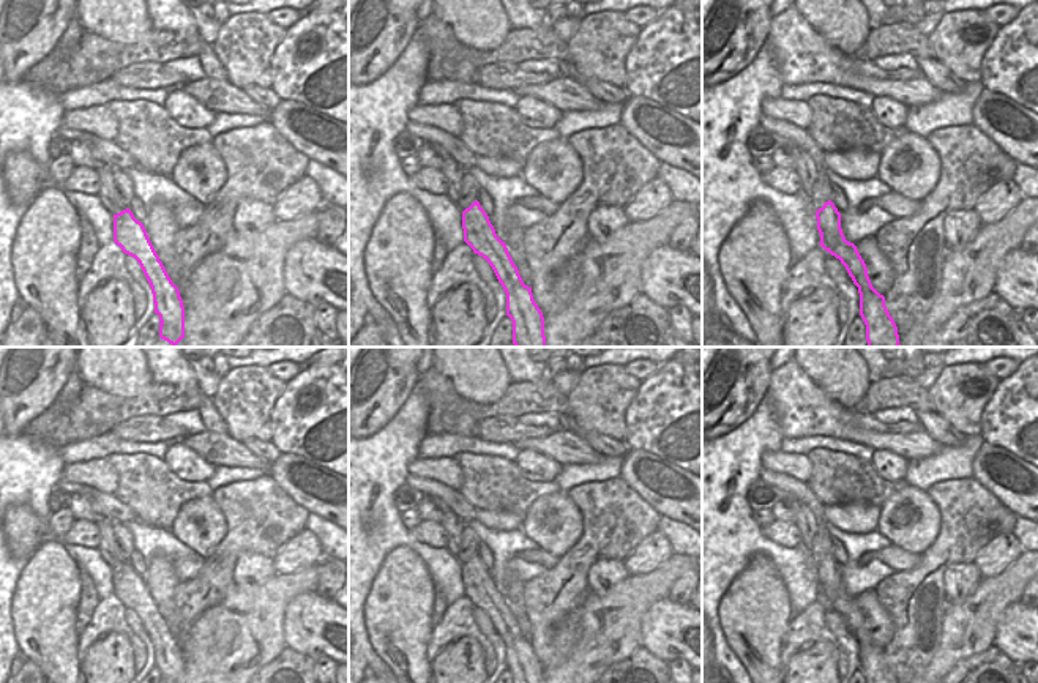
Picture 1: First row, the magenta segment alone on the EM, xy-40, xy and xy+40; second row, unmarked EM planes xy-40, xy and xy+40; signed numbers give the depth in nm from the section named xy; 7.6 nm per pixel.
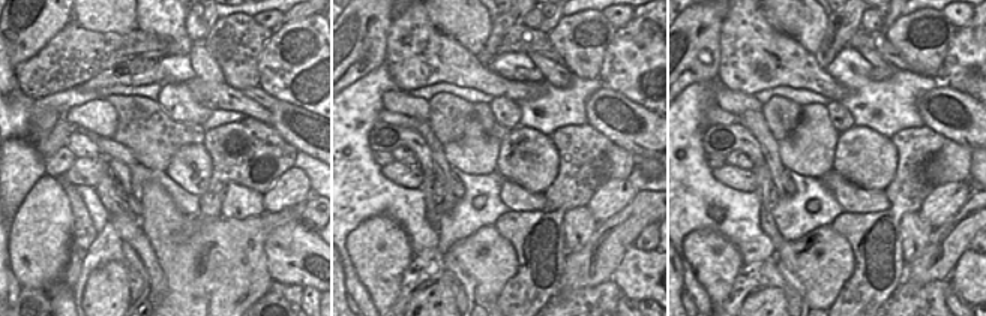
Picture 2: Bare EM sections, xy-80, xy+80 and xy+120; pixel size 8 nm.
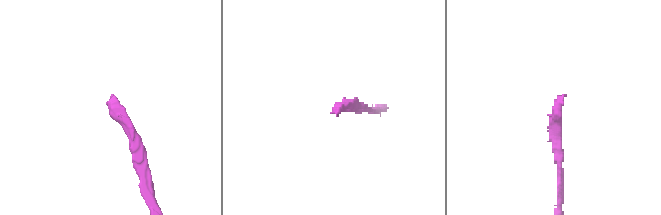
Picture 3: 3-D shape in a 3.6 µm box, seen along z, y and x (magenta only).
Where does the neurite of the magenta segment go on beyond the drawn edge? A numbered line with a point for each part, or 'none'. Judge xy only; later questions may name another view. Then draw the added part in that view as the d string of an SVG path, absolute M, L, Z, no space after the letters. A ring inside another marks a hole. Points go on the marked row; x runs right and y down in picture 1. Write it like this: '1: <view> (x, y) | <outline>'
1: xy (470, 188) | M465 169L464 180L462 180L462 189L461 189L461 199L459 199L459 207L461 208L469 208L478 197L480 194L480 183L475 180L475 177Z

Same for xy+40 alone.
1: xy+40 (822, 188) | M819 166L817 180L814 183L814 192L811 196L811 200L814 200L817 207L822 208L823 203L830 200L831 194L833 194L833 183L828 180L825 174L825 166Z

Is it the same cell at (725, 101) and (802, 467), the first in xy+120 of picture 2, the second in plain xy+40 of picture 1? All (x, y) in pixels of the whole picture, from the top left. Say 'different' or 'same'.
same

